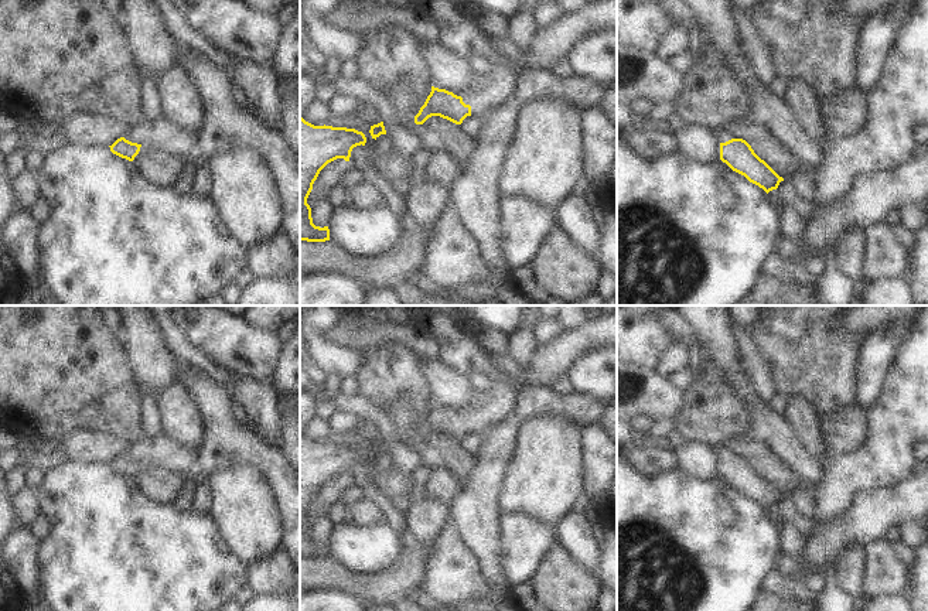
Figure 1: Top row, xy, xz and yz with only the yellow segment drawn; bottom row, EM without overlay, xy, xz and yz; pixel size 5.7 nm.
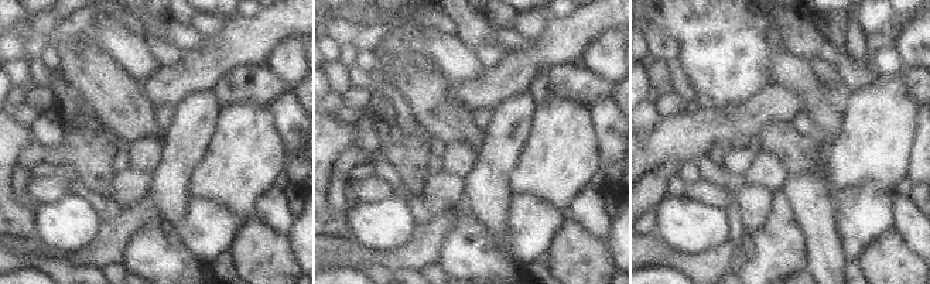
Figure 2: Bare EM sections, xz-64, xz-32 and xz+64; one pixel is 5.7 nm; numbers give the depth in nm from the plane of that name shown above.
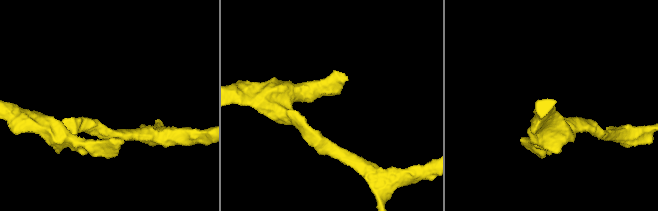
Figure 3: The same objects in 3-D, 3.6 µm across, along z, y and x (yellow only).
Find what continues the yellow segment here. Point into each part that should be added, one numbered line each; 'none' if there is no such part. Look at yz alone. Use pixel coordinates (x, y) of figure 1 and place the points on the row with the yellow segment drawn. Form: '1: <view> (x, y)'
1: yz (723, 135)

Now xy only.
1: xy (161, 135)

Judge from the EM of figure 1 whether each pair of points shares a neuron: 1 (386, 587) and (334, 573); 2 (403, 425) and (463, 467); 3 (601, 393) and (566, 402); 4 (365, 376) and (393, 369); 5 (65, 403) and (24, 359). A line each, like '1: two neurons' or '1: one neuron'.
1: one neuron
2: one neuron
3: two neurons
4: one neuron
5: one neuron

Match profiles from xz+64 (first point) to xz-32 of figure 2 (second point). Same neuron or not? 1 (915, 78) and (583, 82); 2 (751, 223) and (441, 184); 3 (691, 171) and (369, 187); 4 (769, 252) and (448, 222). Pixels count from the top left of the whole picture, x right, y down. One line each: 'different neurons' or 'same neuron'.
1: same neuron
2: same neuron
3: different neurons
4: different neurons

